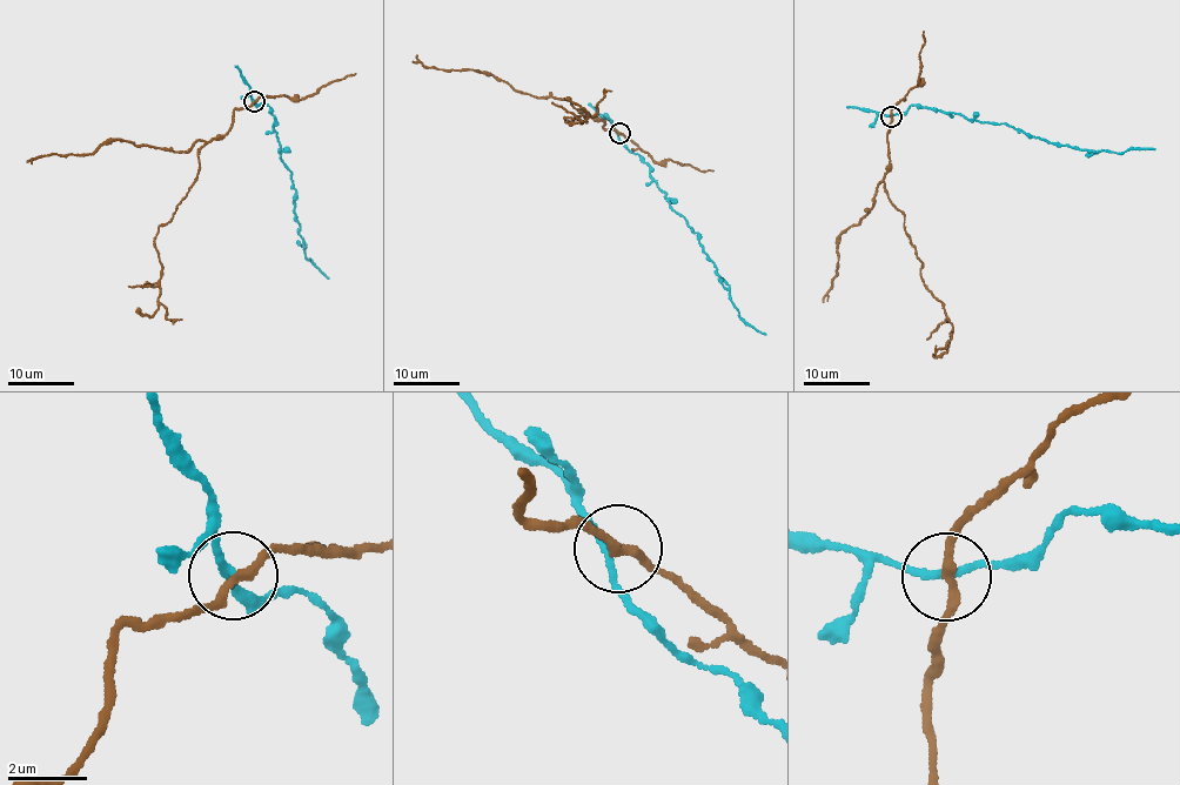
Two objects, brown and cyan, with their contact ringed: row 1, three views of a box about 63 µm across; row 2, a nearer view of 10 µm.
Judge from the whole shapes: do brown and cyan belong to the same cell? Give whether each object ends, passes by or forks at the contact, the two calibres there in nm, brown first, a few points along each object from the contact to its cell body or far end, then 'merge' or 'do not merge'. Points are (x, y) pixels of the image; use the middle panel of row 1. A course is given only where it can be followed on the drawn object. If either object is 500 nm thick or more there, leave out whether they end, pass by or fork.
brown passes by; cyan passes by; calibres 220 and 170 nm; course brown (619, 134), (582, 109), (587, 116), (564, 118), (587, 120), (611, 91); course cyan (619, 134), (650, 167), (650, 179), (669, 207), (698, 234), (733, 306), (765, 334); do not merge

